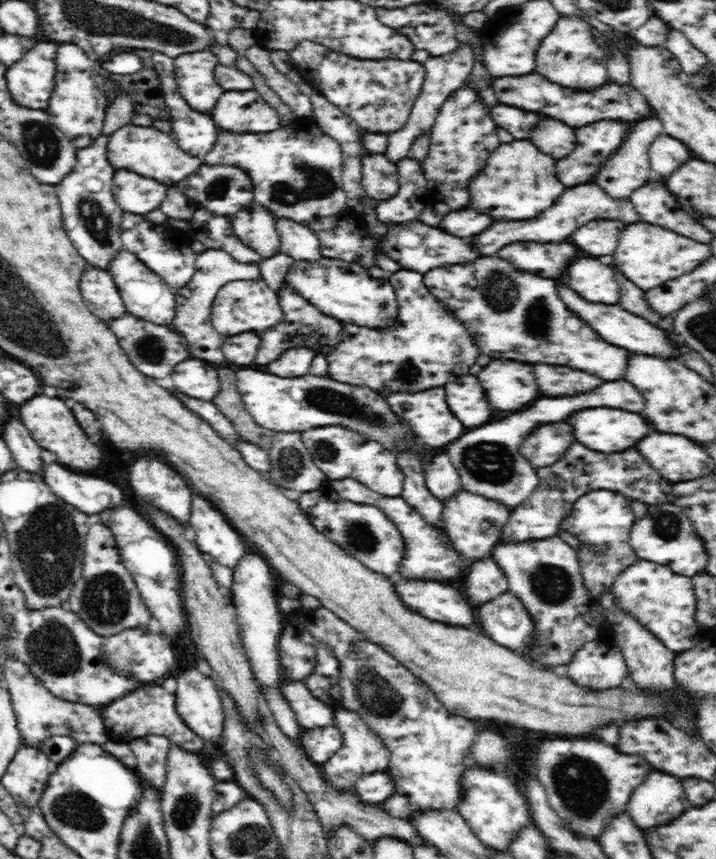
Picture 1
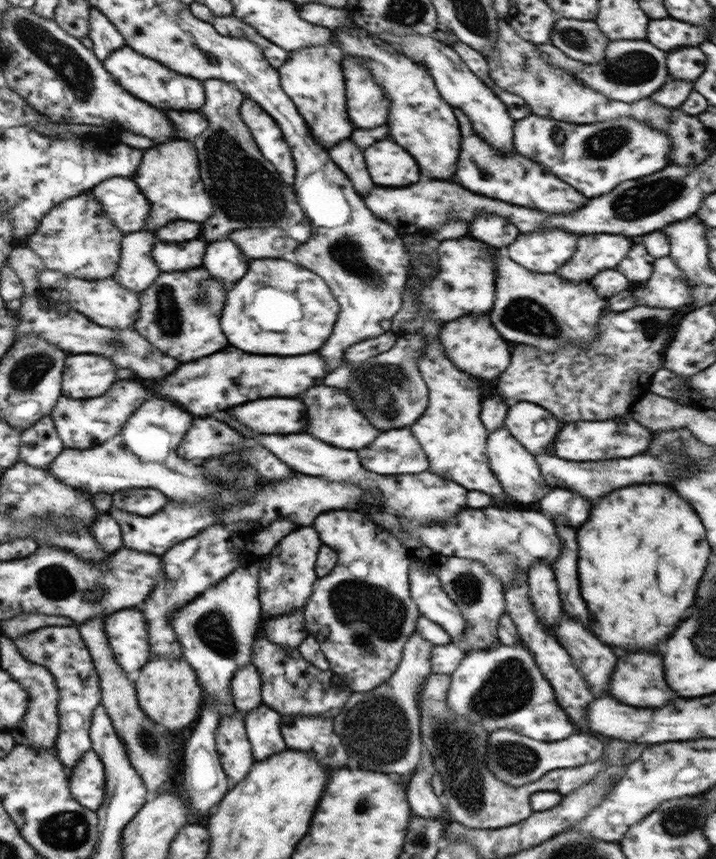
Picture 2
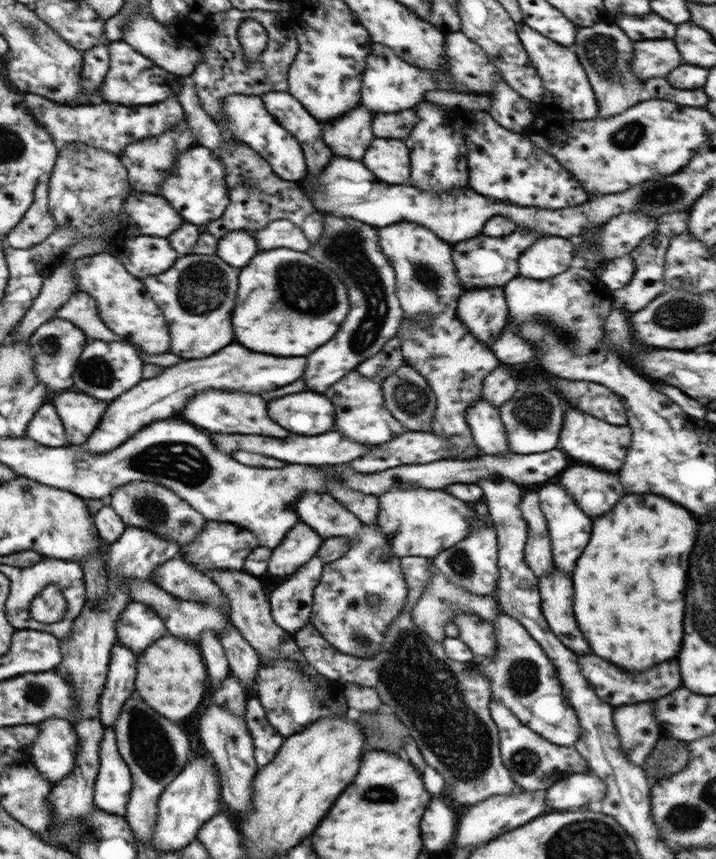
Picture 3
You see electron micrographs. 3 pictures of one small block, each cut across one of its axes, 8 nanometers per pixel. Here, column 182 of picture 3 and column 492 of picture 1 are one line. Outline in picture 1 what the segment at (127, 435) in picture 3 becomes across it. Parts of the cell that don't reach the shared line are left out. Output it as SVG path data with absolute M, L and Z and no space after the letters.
M492 360L482 372L478 372L478 380L486 390L489 408L492 406L495 411L524 410L522 404L540 398L532 366L516 360Z

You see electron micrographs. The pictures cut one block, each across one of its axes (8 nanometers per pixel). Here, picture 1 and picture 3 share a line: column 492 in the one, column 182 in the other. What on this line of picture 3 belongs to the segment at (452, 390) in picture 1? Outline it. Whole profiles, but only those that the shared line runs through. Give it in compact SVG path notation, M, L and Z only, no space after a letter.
M208 390L206 394L198 394L190 406L182 409L184 418L190 418L193 426L202 426L210 432L224 432L224 434L262 434L272 438L286 438L288 430L278 426L268 418L268 412L264 410L264 400L254 394L246 392L220 392L220 390Z

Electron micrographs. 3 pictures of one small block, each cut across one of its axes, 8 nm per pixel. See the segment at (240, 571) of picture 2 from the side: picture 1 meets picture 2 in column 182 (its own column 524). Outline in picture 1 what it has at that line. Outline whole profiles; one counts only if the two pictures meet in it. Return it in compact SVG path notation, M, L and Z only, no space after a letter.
M514 593L499 594L476 610L478 624L494 642L523 655L532 643L533 622Z

